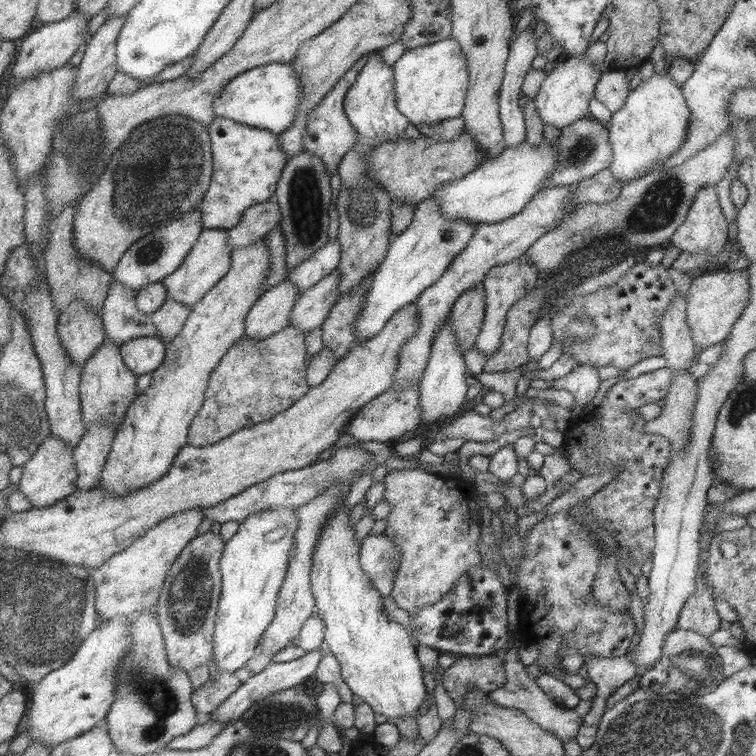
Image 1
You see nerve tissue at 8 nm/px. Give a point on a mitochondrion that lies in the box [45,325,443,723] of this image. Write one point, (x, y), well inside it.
(188, 600)

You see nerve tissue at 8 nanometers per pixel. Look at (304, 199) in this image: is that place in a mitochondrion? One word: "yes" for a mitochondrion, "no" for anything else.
yes

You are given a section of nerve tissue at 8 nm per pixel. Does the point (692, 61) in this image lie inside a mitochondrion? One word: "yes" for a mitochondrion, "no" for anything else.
no

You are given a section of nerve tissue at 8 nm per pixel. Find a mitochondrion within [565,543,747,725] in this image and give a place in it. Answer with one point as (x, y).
(694, 670)

